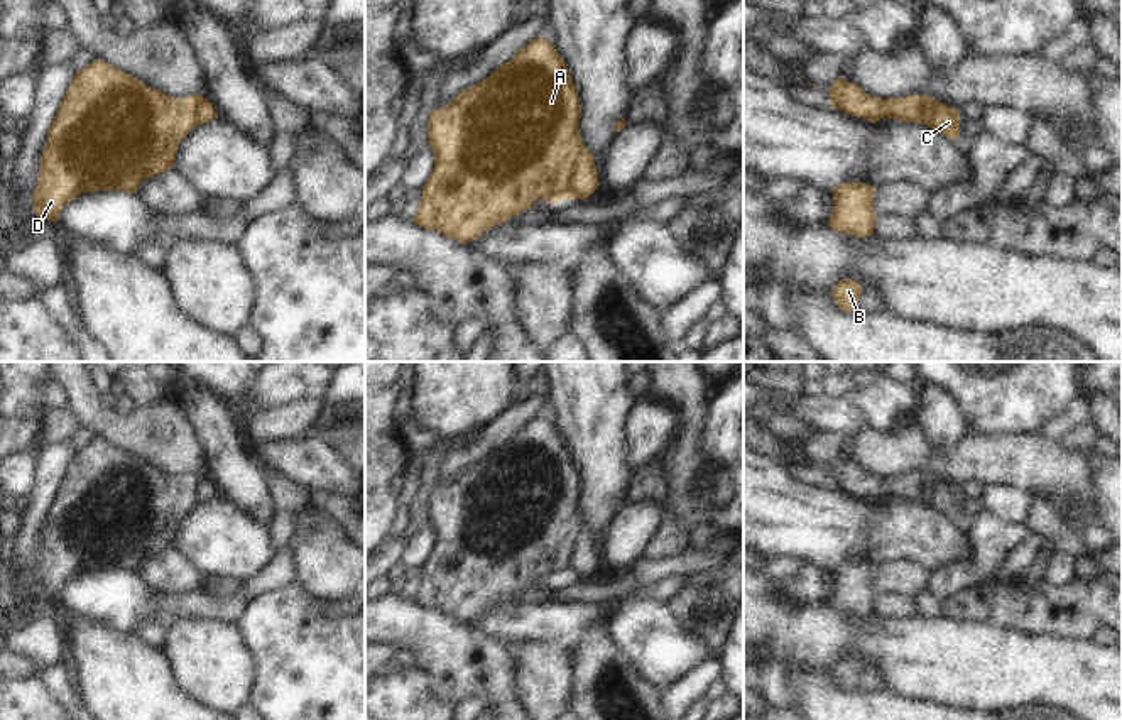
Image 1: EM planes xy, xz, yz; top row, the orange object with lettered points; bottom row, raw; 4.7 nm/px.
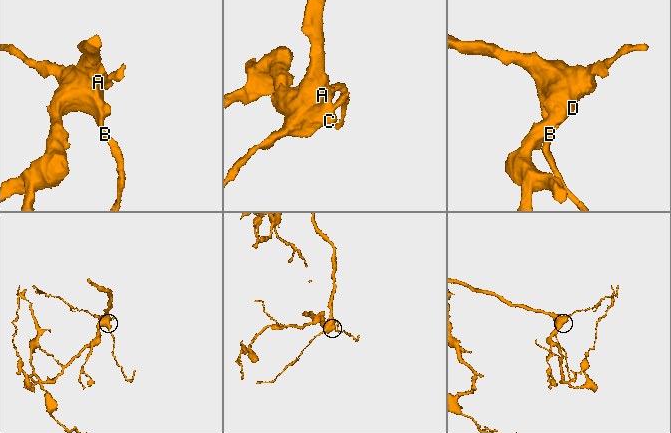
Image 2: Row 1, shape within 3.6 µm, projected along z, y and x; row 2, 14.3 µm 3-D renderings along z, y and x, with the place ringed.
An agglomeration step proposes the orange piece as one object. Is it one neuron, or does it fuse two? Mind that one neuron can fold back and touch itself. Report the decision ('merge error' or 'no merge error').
merge error

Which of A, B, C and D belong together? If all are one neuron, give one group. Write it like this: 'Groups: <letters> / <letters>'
Groups: A B D / C

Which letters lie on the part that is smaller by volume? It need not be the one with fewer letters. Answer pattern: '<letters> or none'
C

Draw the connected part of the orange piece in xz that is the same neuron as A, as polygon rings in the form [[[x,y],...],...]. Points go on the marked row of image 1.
[[[536,37],[487,79],[461,91],[448,106],[433,110],[428,144],[434,152],[434,169],[422,186],[412,221],[468,243],[532,210],[537,198],[547,205],[568,199],[575,157],[583,147],[580,118],[576,85],[563,57],[554,44]]]

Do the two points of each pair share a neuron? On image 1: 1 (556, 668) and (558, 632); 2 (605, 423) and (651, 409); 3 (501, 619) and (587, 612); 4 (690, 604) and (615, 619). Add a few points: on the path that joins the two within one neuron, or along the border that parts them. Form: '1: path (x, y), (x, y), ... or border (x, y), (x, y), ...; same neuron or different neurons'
1: border (517, 644), (543, 641), (568, 649); different neurons
2: border (626, 418), (627, 458); different neurons
3: path (522, 619), (565, 619); same neuron
4: border (666, 602), (698, 636); different neurons

